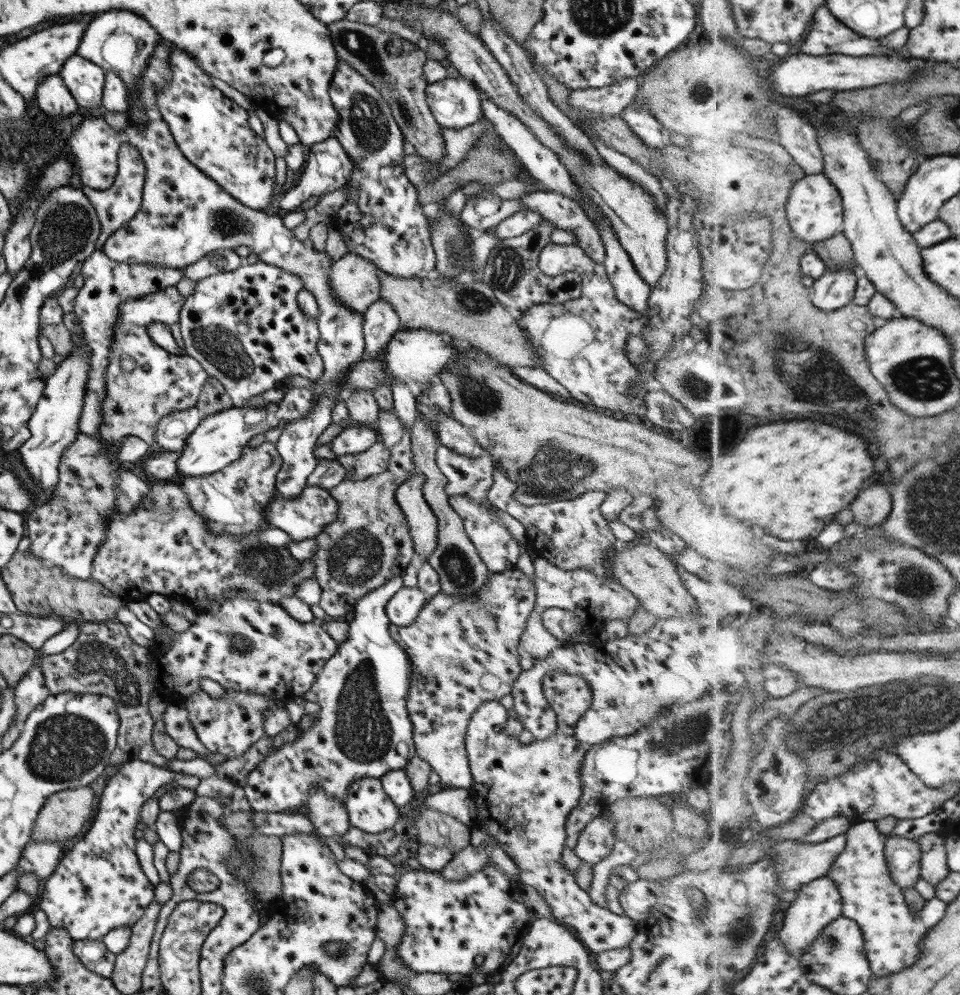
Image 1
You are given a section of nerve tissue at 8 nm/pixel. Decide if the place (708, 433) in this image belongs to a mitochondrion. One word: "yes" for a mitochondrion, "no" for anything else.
yes

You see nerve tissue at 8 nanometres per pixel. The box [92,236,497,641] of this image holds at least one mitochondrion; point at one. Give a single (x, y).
(264, 564)

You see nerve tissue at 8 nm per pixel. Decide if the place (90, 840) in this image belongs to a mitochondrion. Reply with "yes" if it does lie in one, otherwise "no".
no

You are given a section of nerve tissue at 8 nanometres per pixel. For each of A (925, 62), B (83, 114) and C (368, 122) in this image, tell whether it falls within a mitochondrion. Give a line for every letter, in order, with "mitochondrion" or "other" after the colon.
A: other
B: other
C: mitochondrion

